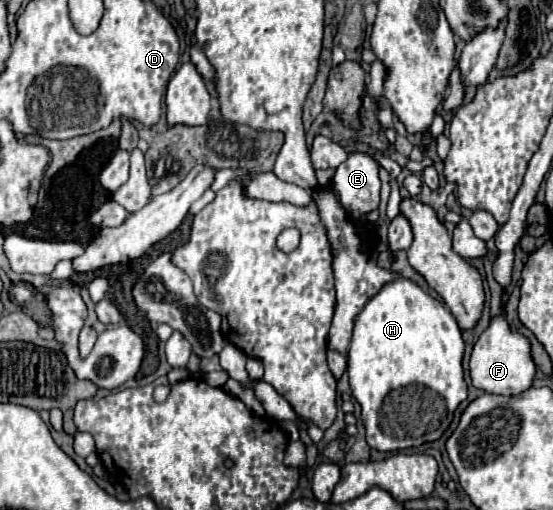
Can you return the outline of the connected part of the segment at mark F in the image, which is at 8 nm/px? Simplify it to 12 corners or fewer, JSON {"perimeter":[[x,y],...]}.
{"perimeter":[[503,315],[473,345],[469,375],[485,393],[523,393],[535,377],[529,341]]}

